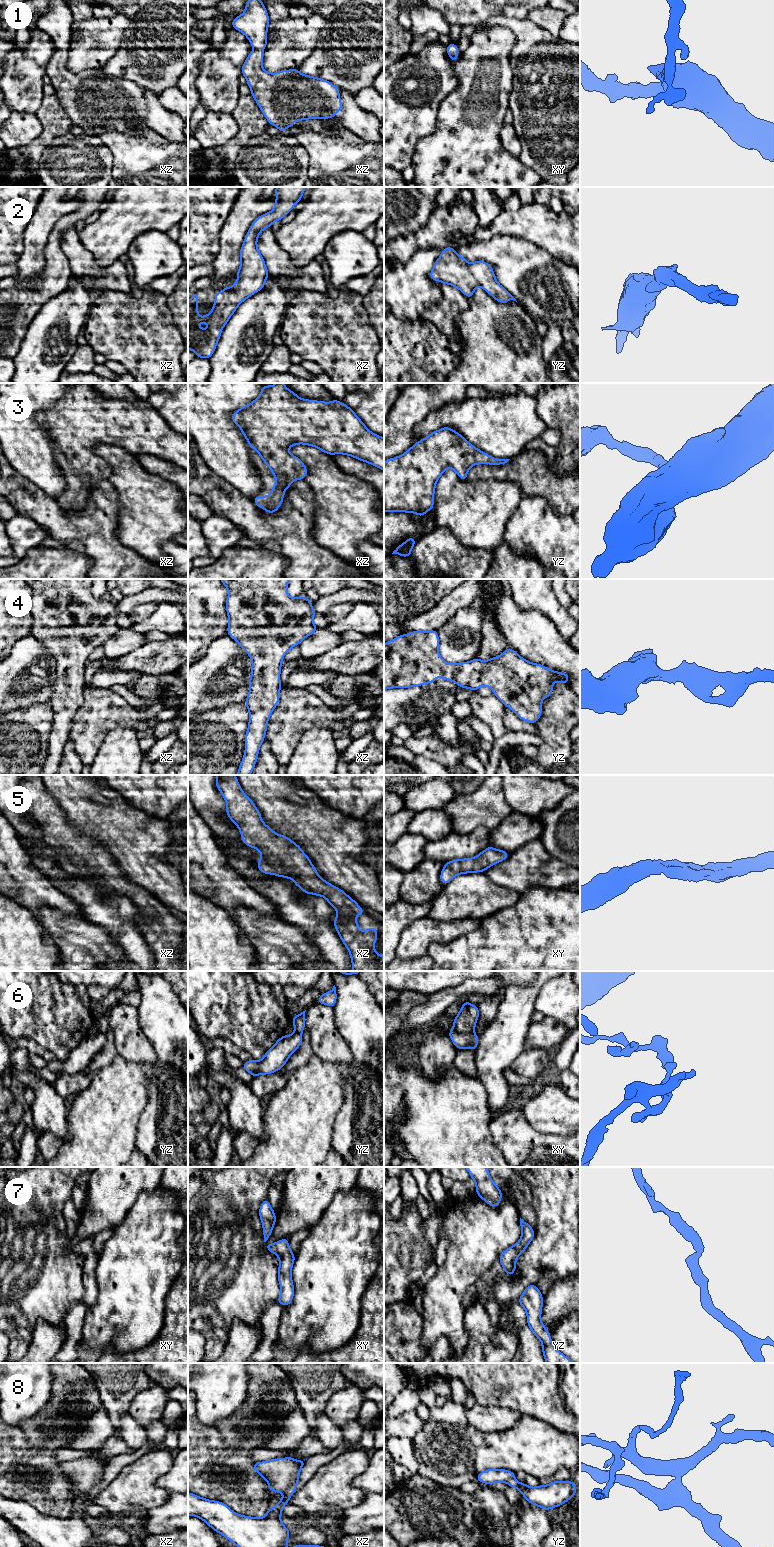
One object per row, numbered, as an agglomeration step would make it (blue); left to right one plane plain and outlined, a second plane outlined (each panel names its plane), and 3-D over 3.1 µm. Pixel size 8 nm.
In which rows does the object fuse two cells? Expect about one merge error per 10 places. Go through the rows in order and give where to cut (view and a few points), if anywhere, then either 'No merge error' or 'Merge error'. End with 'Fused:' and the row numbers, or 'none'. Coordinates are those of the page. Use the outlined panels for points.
1: No split. No merge error
2: No split. No merge error
3: No split. No merge error
4: No split. No merge error
5: No split. No merge error
6: Split along xy (453, 1027), (458, 1032), (473, 1032). Merge error
7: No split. No merge error
8: No split. No merge error
Fused: 6

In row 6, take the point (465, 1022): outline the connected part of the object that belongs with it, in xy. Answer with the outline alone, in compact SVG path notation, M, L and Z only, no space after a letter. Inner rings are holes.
M465 1001L453 1020L453 1028L458 1033L474 1032L479 1015L477 1006Z

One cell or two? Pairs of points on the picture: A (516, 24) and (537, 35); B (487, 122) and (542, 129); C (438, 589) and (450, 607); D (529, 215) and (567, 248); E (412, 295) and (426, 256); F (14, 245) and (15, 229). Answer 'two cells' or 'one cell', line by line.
A: one cell
B: two cells
C: two cells
D: one cell
E: one cell
F: one cell

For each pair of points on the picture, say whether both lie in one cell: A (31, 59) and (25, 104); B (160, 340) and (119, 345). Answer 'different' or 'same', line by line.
A: same
B: same

